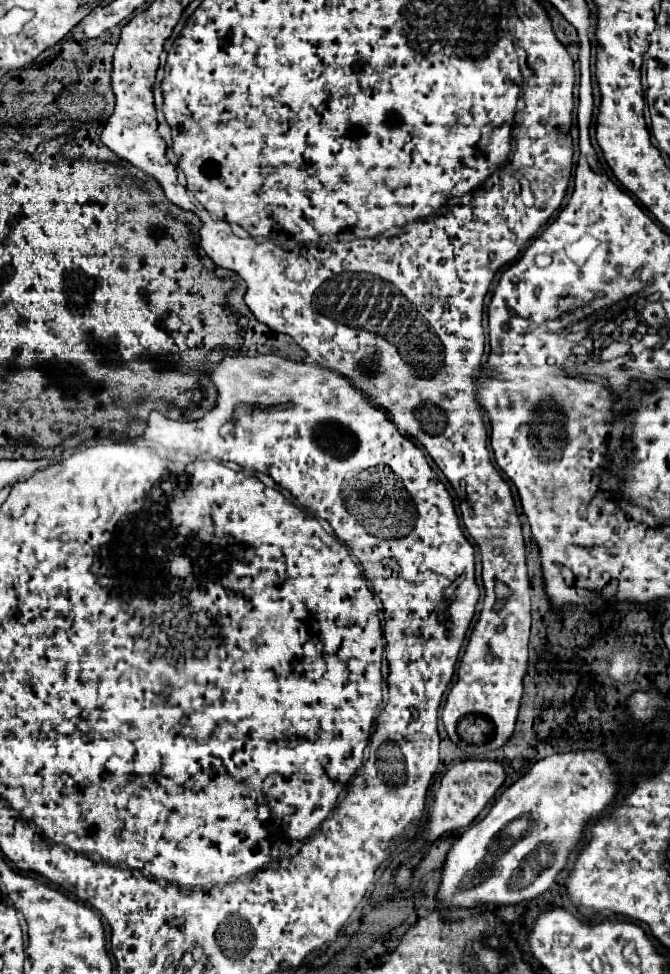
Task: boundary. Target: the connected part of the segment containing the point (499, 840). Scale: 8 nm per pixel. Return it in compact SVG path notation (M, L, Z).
M576 751L546 757L508 787L502 797L492 805L486 819L470 827L448 851L442 883L438 891L440 911L454 915L458 909L472 909L480 903L518 903L544 893L568 861L570 849L580 841L584 825L590 817L602 813L614 799L618 773L612 769L602 751Z

